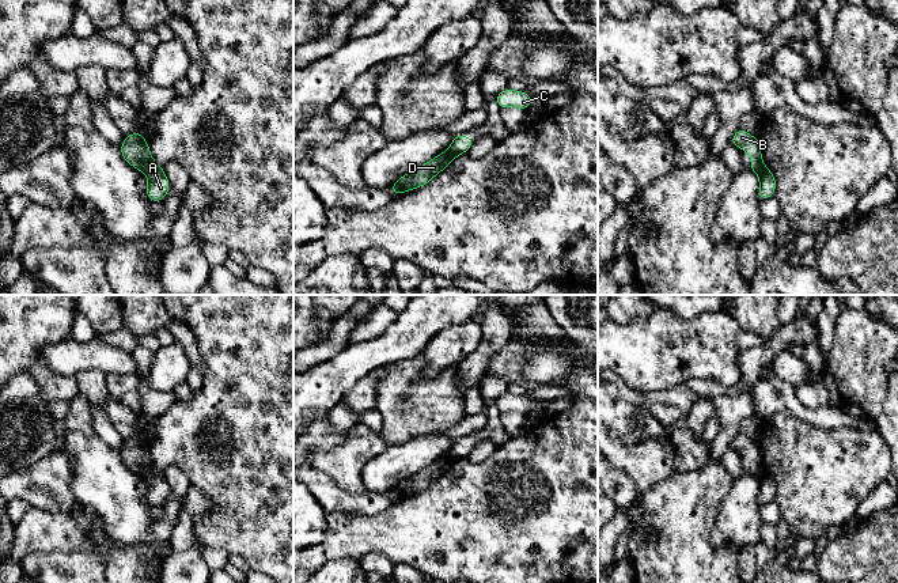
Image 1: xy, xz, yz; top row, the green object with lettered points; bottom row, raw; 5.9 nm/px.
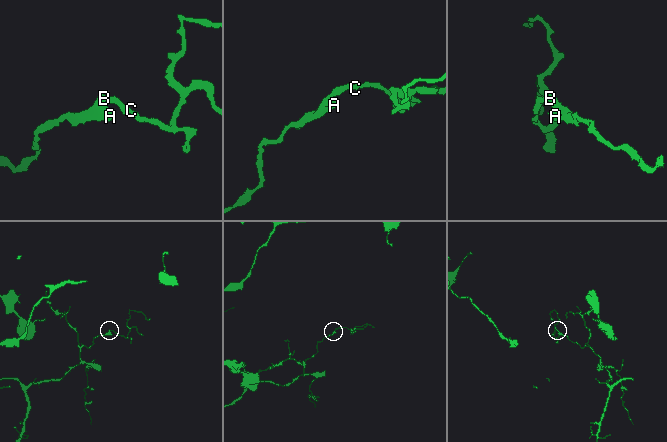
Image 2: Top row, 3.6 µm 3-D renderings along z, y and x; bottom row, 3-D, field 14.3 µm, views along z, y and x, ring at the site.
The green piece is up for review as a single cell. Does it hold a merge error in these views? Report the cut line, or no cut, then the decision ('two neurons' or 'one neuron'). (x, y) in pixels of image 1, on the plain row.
xy (143, 474), (165, 481) | two neurons

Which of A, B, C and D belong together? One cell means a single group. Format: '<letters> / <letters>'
A D / B C

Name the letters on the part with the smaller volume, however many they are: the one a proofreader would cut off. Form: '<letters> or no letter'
B, C

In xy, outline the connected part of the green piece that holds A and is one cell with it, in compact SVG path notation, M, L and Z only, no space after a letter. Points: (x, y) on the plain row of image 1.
M143 476L149 487L145 501L149 506L162 507L162 504L166 501L167 496L171 492L170 485L166 481L156 480L151 476Z

